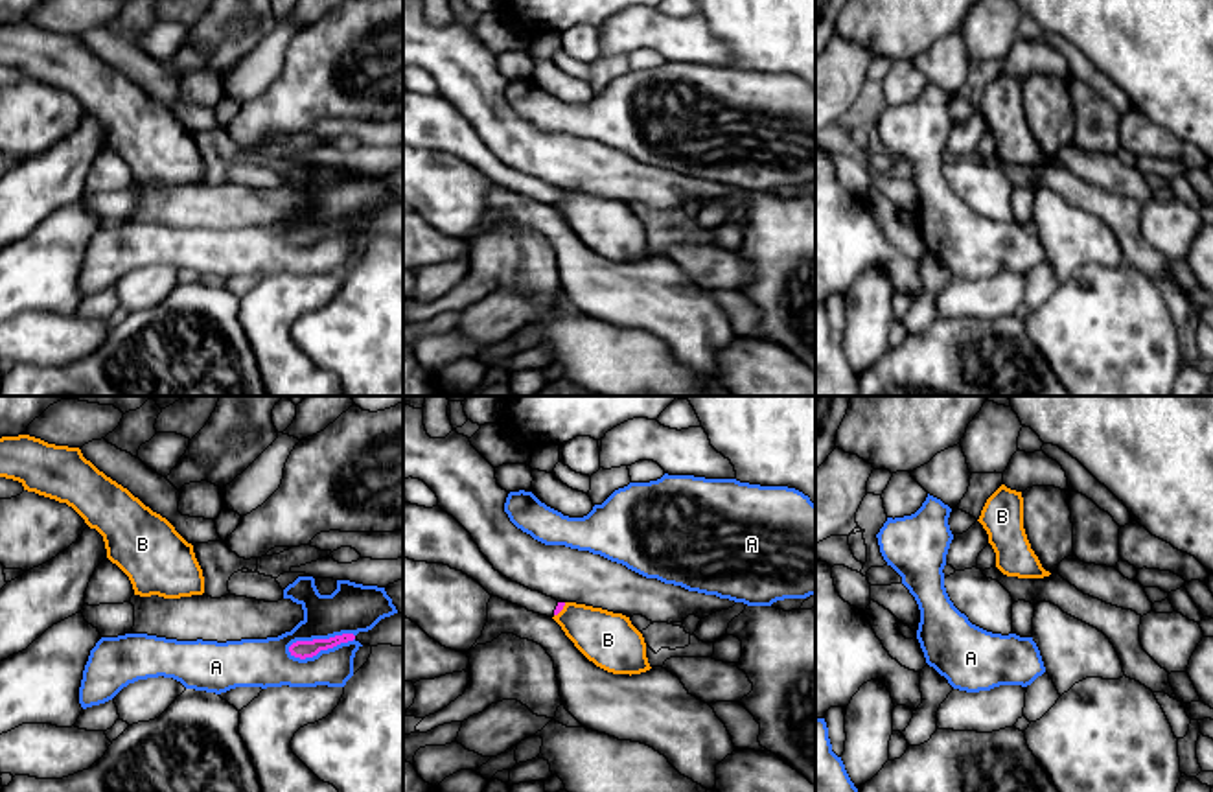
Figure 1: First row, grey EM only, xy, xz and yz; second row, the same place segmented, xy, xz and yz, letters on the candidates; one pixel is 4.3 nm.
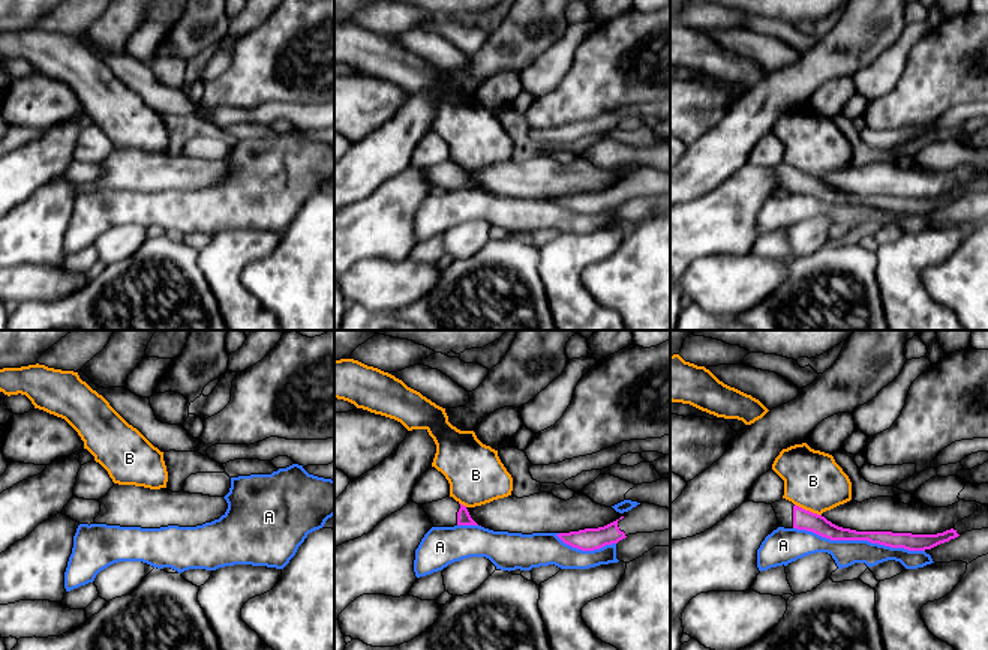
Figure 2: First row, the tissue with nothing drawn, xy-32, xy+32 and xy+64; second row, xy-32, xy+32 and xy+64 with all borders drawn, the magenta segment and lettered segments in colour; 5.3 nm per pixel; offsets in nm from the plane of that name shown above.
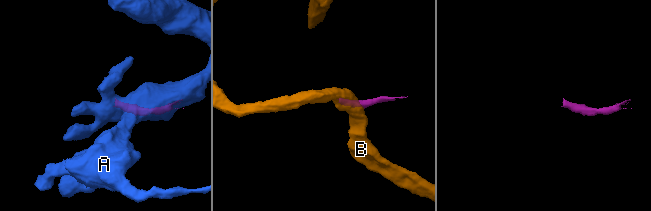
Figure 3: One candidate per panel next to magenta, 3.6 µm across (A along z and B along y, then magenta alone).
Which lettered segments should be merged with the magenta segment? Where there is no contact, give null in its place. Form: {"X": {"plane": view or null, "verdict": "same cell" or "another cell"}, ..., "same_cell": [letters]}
{"A": {"plane": "xy", "verdict": "another cell"}, "B": {"plane": "xz", "verdict": "another cell"}, "same_cell": []}

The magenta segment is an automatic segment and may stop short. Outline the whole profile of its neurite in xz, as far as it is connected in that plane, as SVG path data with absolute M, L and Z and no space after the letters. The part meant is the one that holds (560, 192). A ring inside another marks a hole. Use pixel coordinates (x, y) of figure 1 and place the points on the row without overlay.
M403 88L403 146L449 153L477 168L490 182L539 203L554 204L565 193L495 158L471 122L440 94L425 96Z

